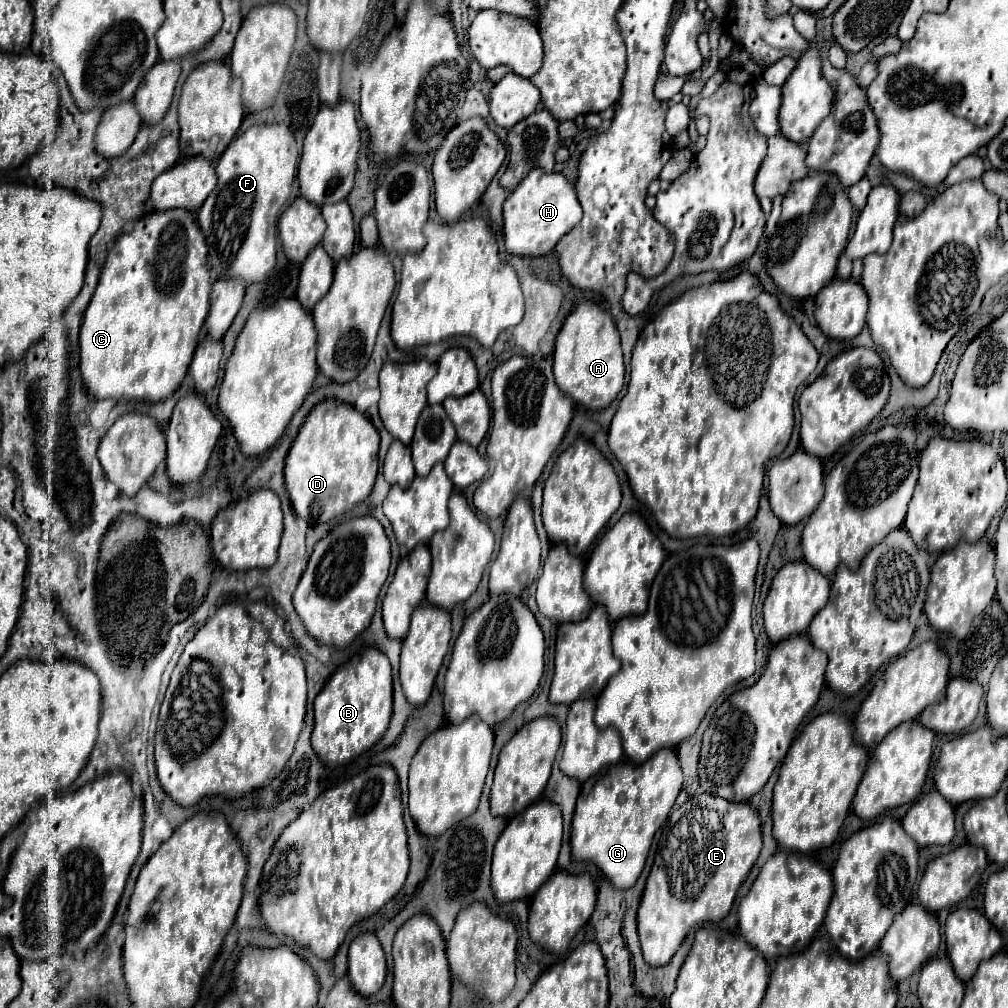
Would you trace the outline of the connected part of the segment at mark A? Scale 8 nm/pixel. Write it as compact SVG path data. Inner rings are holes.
M583 301L565 319L555 343L553 373L561 393L569 395L577 405L583 405L591 411L601 411L615 401L625 383L625 365L619 331L613 323L613 317L605 309Z

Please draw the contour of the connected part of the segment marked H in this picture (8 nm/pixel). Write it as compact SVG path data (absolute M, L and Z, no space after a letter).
M533 169L517 189L507 197L503 205L503 233L505 233L505 251L513 255L547 255L557 241L567 235L581 221L581 203L577 199L575 185L567 181L561 173L547 173Z

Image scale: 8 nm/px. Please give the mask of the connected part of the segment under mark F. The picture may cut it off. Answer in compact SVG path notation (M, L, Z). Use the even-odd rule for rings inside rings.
M281 123L271 125L253 125L243 135L231 141L217 163L217 187L213 195L203 203L197 213L197 223L205 235L209 249L209 267L219 279L243 279L245 283L259 283L273 271L275 255L275 233L277 219L291 197L291 185L295 181L299 167L299 147L295 135L289 127Z

